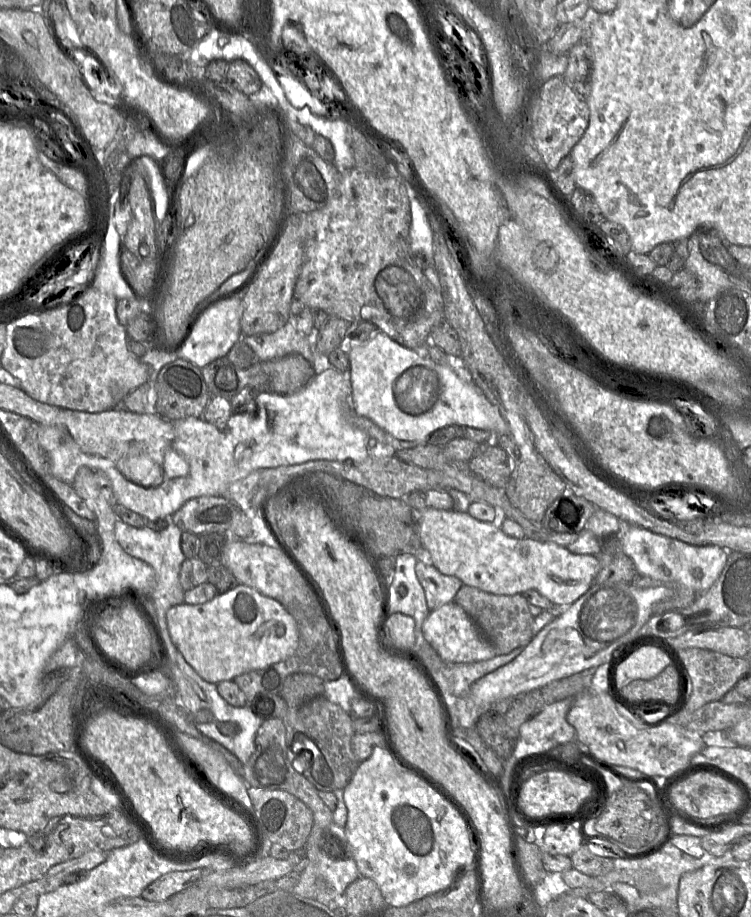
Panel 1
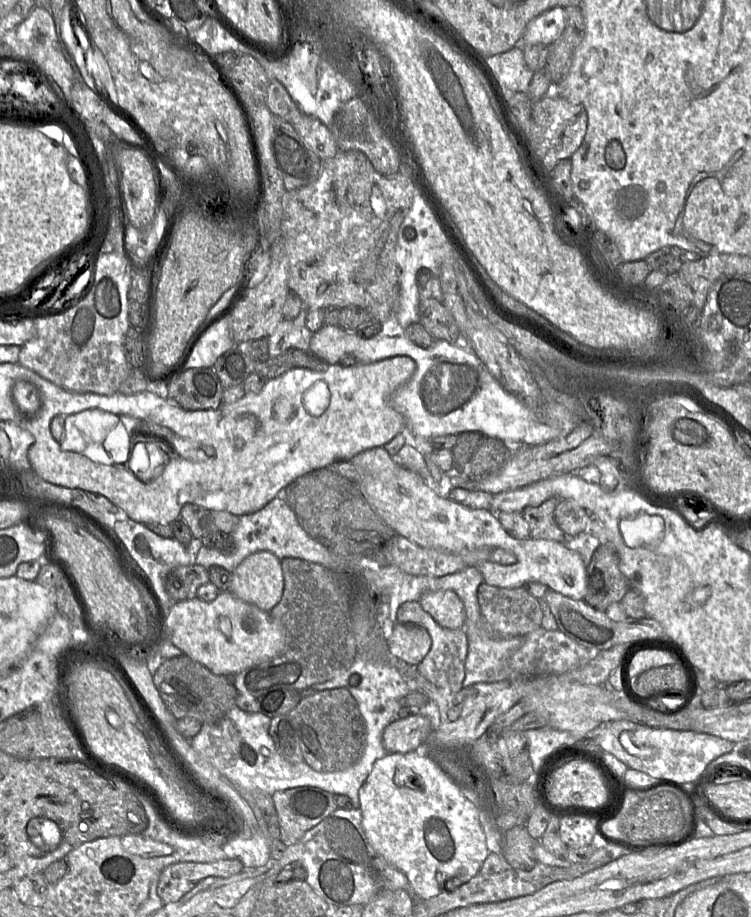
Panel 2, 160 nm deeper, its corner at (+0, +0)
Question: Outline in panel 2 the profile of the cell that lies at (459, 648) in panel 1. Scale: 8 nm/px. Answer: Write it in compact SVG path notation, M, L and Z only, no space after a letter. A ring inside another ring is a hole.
M431 590L424 593L418 602L441 627L451 630L464 628L464 605L454 591Z

